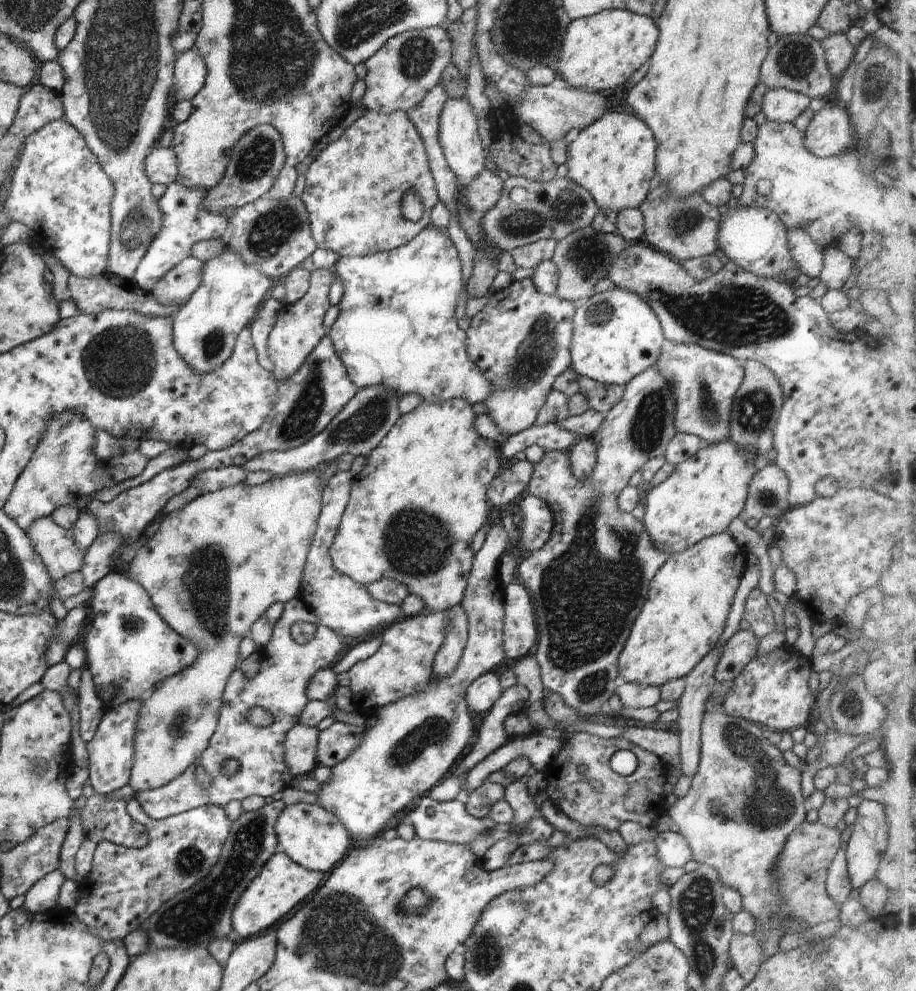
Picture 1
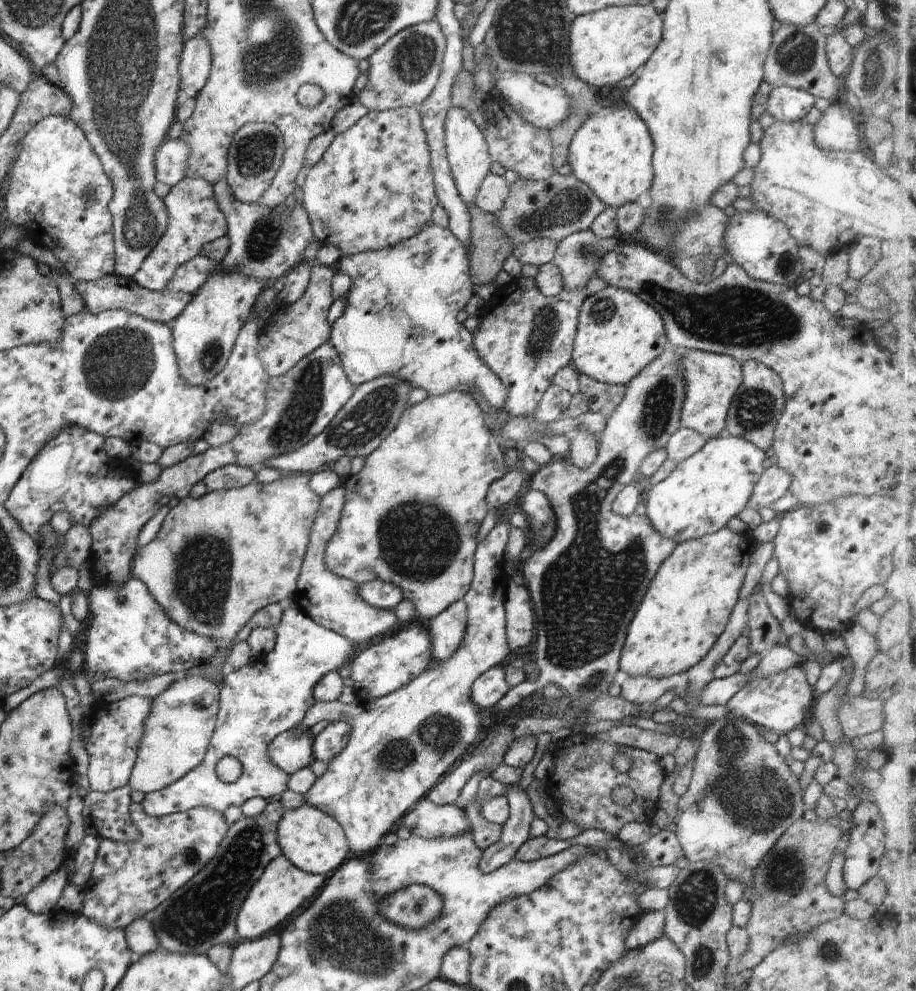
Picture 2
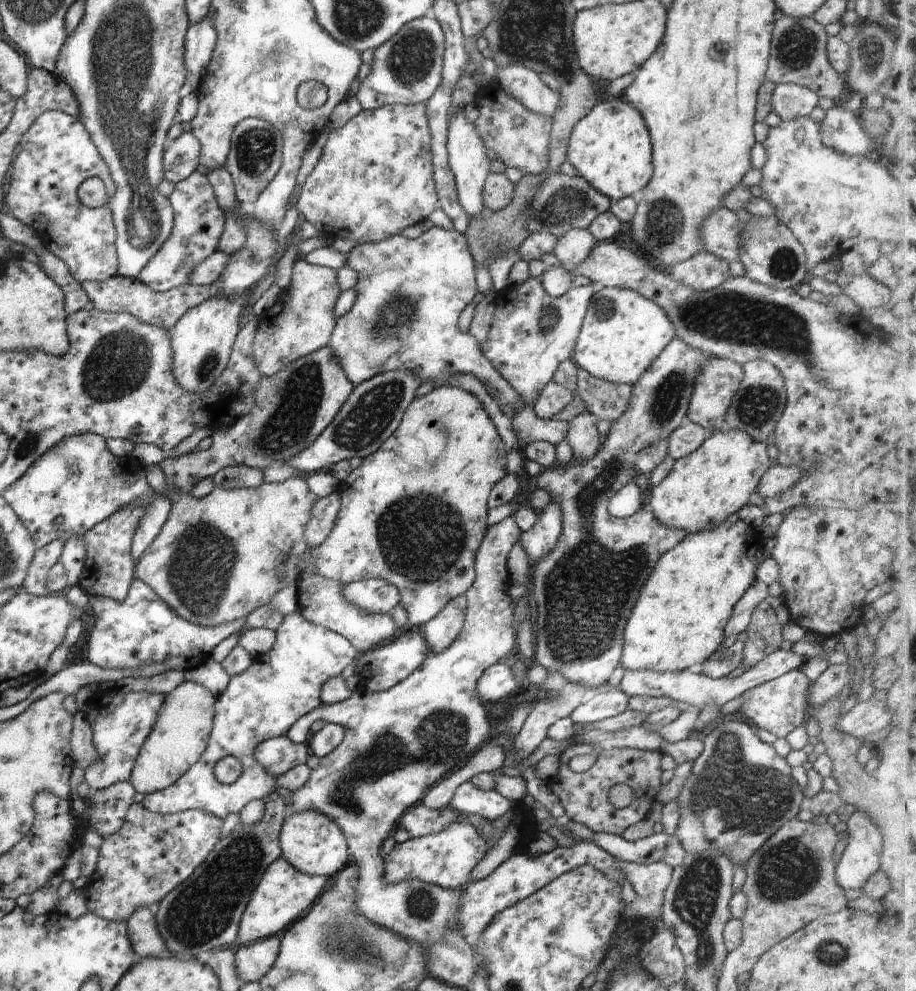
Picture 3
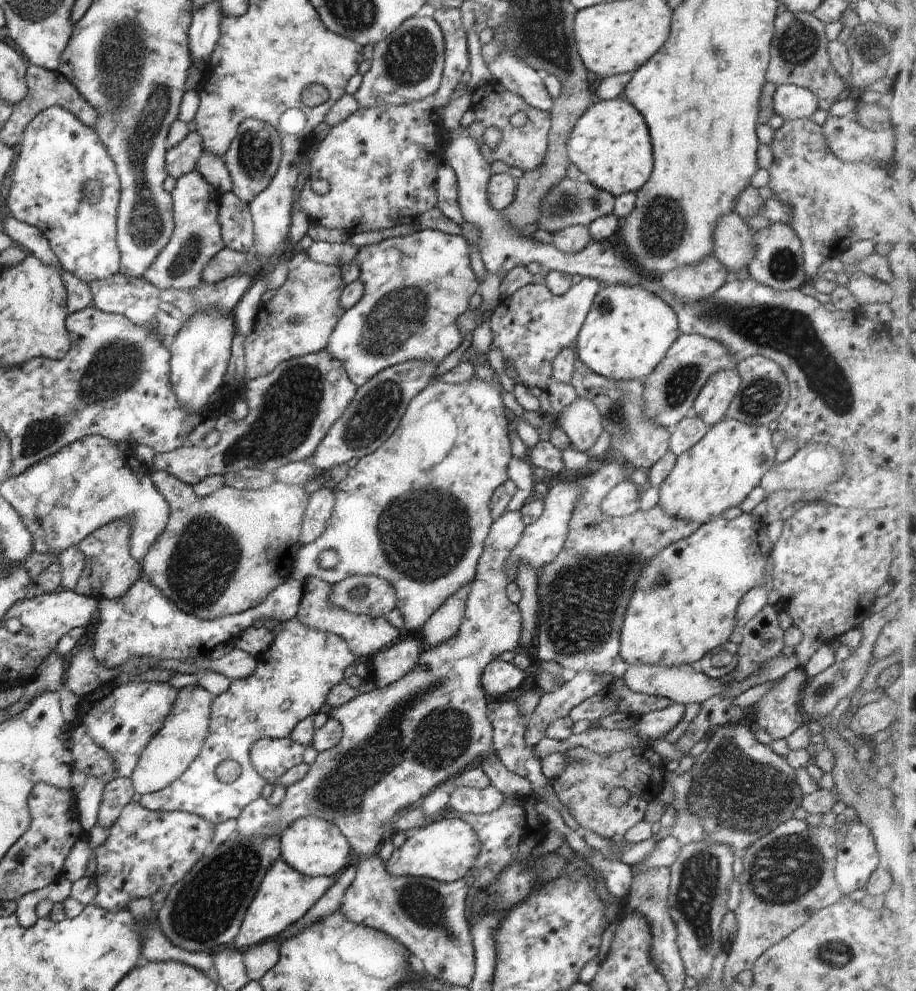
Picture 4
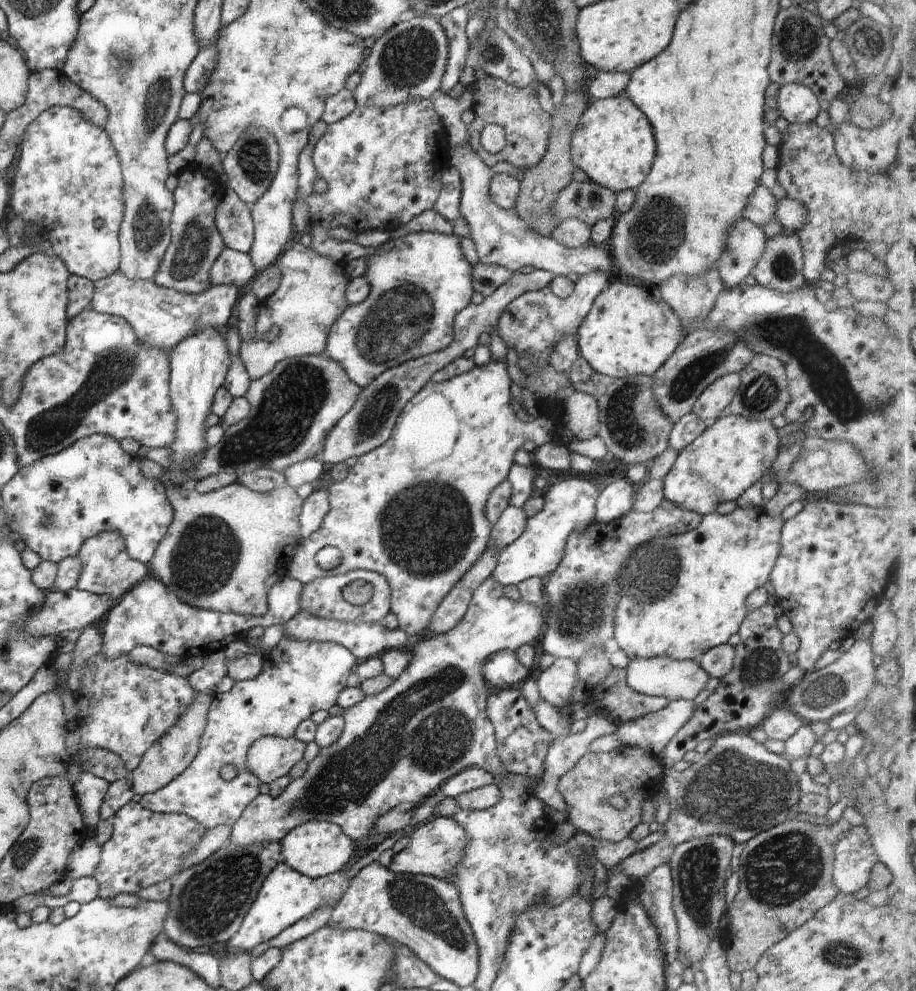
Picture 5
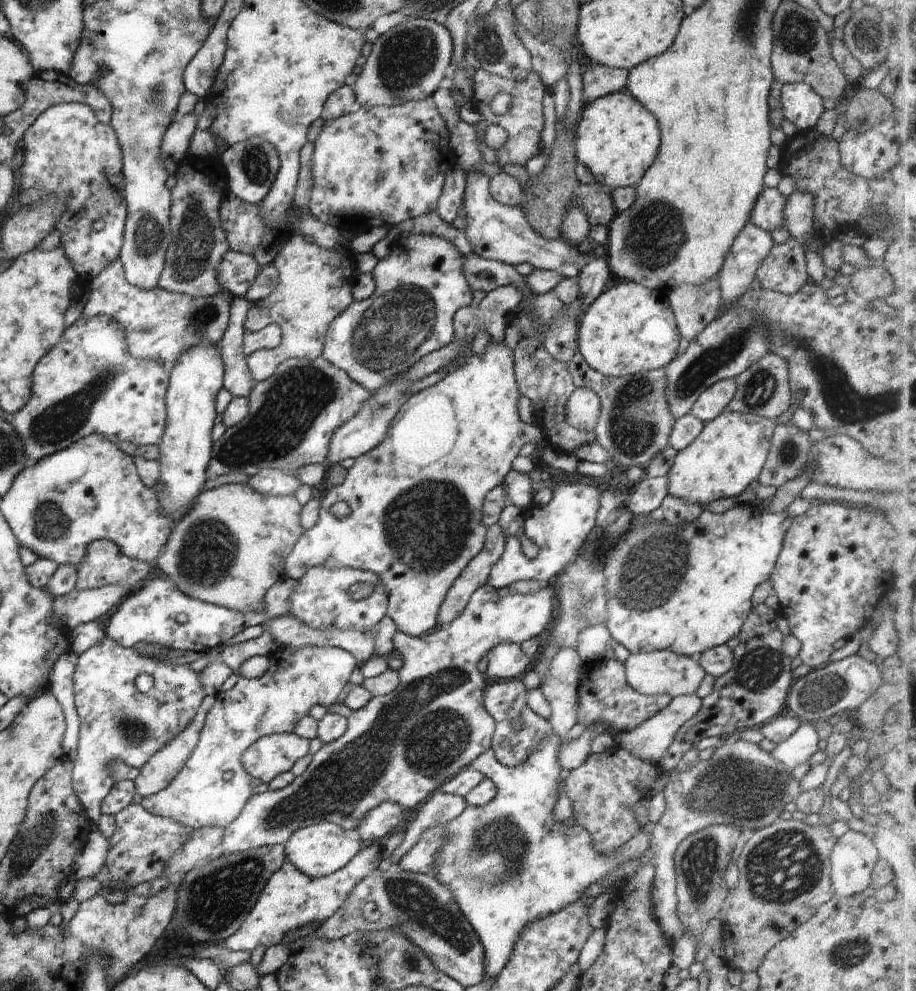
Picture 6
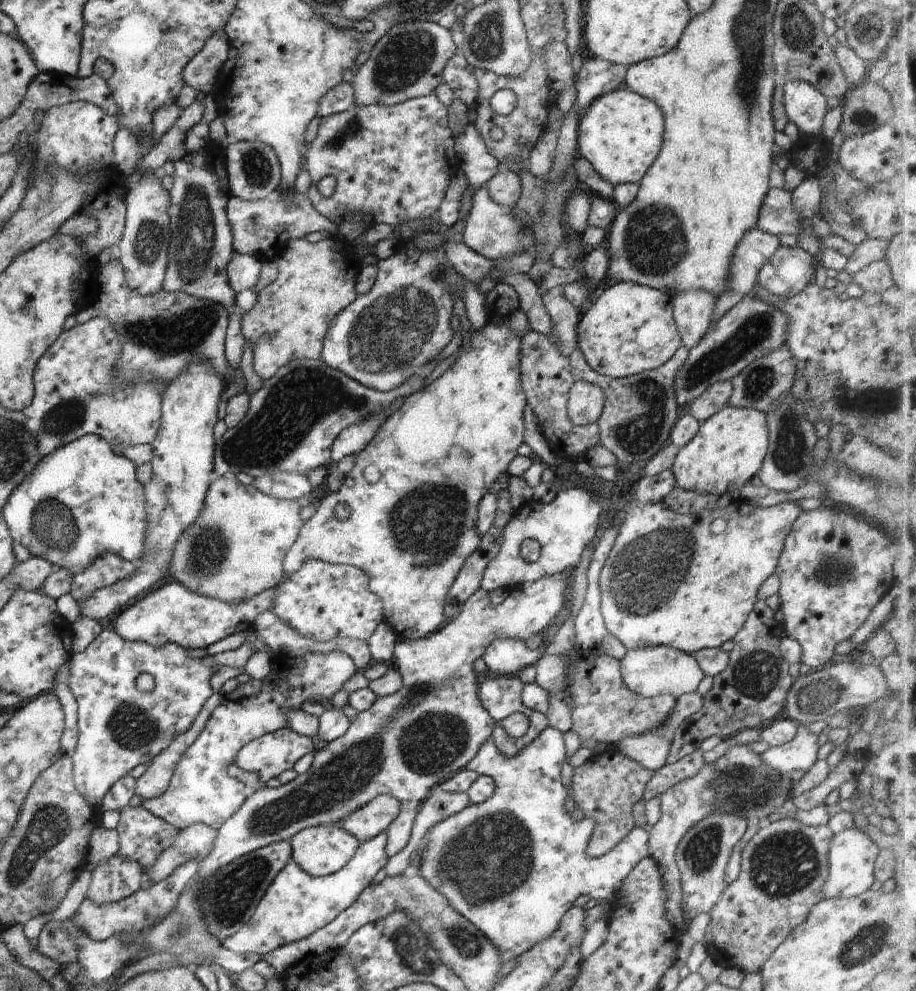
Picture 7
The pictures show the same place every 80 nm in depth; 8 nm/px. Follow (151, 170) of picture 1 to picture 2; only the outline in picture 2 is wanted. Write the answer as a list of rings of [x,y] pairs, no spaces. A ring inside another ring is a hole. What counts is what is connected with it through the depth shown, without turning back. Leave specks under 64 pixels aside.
[[[180,138],[165,141],[154,156],[154,168],[159,183],[174,187],[178,182],[186,178],[188,168],[188,156],[192,148],[188,142],[182,142]]]

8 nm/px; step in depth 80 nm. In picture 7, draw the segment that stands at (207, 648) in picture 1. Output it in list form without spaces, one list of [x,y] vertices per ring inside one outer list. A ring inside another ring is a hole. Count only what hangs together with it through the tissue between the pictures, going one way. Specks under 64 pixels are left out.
[[[232,473],[215,478],[206,493],[201,514],[183,530],[177,543],[174,543],[169,573],[174,581],[208,598],[225,603],[246,601],[265,590],[277,587],[286,578],[283,560],[298,538],[302,521],[298,501],[266,496],[252,484],[238,483]],[[212,693],[212,696],[204,703],[192,726],[179,734],[168,748],[157,754],[146,767],[144,774],[136,779],[135,794],[142,799],[159,797],[166,792],[170,779],[174,774],[176,765],[182,760],[186,749],[201,735],[206,721],[212,711],[221,703],[222,693]]]

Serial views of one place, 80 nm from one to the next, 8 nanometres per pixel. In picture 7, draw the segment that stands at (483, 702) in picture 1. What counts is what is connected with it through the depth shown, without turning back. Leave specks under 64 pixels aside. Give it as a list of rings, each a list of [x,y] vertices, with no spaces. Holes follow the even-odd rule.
[[[496,639],[491,642],[481,656],[486,663],[488,672],[498,675],[516,676],[527,666],[535,665],[544,655],[544,649],[530,649],[525,641],[518,639]]]

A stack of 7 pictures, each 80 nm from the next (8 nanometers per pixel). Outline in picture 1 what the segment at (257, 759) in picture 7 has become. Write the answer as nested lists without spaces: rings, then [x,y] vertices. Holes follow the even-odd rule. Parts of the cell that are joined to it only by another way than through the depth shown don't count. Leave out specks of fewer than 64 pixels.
[[[296,723],[285,735],[285,763],[296,778],[314,771],[317,762],[317,744],[320,730]]]

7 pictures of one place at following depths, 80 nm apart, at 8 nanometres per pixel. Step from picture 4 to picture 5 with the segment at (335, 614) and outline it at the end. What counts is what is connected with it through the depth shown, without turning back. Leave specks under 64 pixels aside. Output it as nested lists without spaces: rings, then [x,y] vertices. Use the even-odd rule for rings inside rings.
[[[490,575],[476,590],[474,590],[470,604],[468,605],[466,614],[462,617],[462,620],[446,634],[434,635],[430,640],[420,640],[420,642],[414,642],[410,644],[408,642],[407,634],[400,628],[389,629],[380,623],[367,623],[358,621],[357,623],[340,622],[334,619],[323,619],[322,617],[313,615],[307,610],[300,610],[298,614],[291,618],[287,623],[282,625],[285,628],[284,637],[296,637],[304,640],[317,640],[320,642],[332,641],[341,644],[349,650],[357,659],[369,658],[373,655],[376,649],[390,647],[404,649],[411,654],[410,664],[407,669],[389,686],[384,690],[377,692],[376,694],[366,695],[357,705],[344,709],[341,717],[344,719],[345,727],[340,735],[340,738],[329,747],[319,750],[319,754],[307,764],[307,771],[297,779],[290,781],[290,784],[284,789],[284,792],[278,798],[272,798],[270,795],[260,793],[240,815],[240,818],[233,824],[231,837],[229,838],[235,845],[245,847],[254,843],[265,842],[281,842],[281,840],[288,834],[293,828],[296,828],[299,824],[316,819],[317,821],[326,821],[337,824],[350,840],[353,840],[356,844],[362,845],[366,848],[371,848],[372,838],[375,834],[373,832],[374,825],[378,820],[378,817],[384,816],[388,811],[397,808],[398,804],[402,802],[410,802],[410,804],[419,804],[426,798],[432,795],[438,788],[444,784],[448,779],[451,779],[454,775],[460,774],[464,769],[470,767],[478,767],[484,769],[487,773],[490,773],[498,786],[499,775],[505,772],[505,766],[498,758],[496,745],[495,745],[495,730],[492,721],[488,718],[486,707],[487,698],[489,697],[489,688],[486,688],[483,677],[483,664],[486,658],[489,658],[491,654],[499,651],[515,651],[522,645],[531,643],[534,638],[540,632],[540,627],[544,623],[544,613],[539,613],[537,607],[530,603],[524,602],[521,598],[514,601],[509,599],[502,593],[502,586],[495,578]]]

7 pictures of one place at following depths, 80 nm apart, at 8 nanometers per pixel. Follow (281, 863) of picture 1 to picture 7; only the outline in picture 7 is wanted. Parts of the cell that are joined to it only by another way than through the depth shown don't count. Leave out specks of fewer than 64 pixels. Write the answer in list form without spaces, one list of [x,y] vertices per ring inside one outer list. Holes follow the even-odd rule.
[[[381,832],[373,839],[362,843],[356,854],[337,873],[315,877],[290,861],[272,881],[260,899],[252,918],[236,934],[222,942],[232,952],[258,954],[263,956],[276,947],[310,936],[315,930],[330,924],[344,912],[358,897],[372,878],[385,868],[387,836]]]

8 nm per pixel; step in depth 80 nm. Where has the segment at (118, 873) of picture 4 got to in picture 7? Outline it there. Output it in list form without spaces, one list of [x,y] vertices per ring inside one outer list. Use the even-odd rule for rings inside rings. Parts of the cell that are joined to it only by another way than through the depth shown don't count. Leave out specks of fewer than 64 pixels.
[[[142,806],[123,808],[115,830],[119,834],[117,855],[137,862],[143,872],[153,865],[163,850],[172,846],[180,832]]]

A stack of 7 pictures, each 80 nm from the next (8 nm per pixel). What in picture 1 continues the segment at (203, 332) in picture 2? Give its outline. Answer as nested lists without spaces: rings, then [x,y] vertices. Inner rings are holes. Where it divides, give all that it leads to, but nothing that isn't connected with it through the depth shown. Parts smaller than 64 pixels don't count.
[[[224,240],[226,246],[214,258],[202,261],[202,282],[190,298],[172,314],[173,343],[178,354],[191,369],[198,374],[211,373],[222,366],[232,356],[238,335],[248,327],[256,316],[262,301],[269,298],[276,281],[261,273],[257,266],[247,265],[244,259],[235,253]]]

